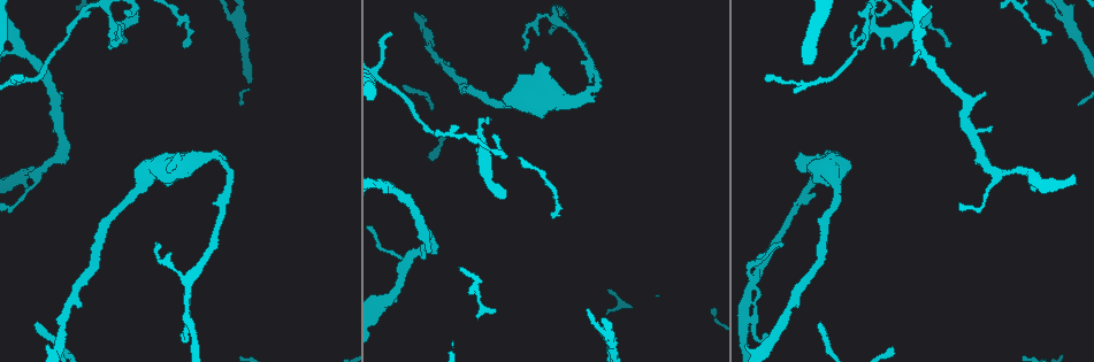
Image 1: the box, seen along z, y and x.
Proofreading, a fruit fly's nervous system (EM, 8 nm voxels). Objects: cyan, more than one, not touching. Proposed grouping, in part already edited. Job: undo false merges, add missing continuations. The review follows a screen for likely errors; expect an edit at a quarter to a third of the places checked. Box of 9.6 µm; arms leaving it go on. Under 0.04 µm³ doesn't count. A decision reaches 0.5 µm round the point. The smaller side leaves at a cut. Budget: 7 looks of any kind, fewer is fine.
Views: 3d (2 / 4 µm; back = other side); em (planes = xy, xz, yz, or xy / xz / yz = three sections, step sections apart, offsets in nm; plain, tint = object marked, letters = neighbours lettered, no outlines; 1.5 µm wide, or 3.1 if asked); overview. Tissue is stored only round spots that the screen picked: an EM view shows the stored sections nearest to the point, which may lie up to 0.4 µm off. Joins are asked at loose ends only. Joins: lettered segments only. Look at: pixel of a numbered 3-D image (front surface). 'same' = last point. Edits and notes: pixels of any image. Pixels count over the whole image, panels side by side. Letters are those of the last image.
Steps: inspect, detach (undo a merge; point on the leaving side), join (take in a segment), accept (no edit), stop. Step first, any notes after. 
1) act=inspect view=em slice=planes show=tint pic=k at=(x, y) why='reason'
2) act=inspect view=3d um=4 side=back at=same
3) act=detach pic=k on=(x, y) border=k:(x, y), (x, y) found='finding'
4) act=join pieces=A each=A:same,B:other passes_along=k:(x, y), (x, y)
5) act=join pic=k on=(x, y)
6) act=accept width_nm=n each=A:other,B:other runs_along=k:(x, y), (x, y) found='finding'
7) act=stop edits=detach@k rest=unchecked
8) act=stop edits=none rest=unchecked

act=inspect view=em slice=yz step=8 show=plain pic=1 at=(181, 335) why='thin end'

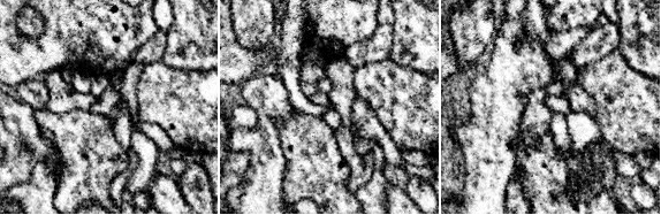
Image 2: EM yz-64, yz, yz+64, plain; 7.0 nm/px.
act=inspect view=em slice=yz step=8 show=letters at=same why='what lies round it'

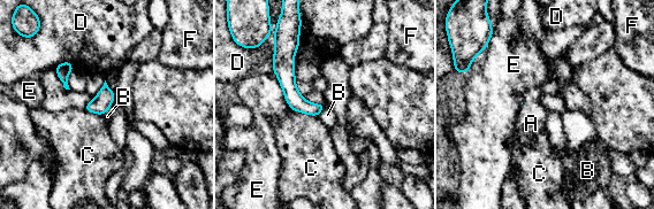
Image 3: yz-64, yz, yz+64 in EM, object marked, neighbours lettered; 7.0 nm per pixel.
act=accept longest_contact=E:380nm each=A:other,B:other,C:other,D:other,E:other,F:other runs_along=3:(297, 25), (286, 78), (316, 113) found='no lettered segment goes on from it'

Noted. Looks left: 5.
act=inspect view=em slice=planes show=plain pic=1 at=(159, 246) why='free end'

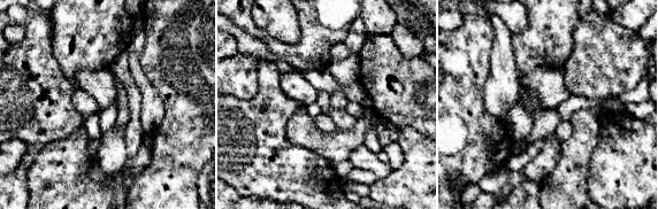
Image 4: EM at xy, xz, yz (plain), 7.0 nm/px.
act=inspect view=em slice=planes show=tint at=same why='with the object marked'

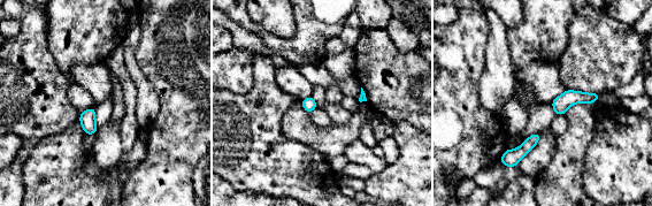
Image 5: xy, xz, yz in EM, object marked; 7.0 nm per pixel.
act=inspect view=em slice=planes show=letters at=same why='see the neighbours'

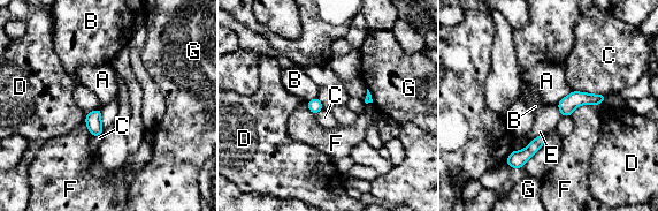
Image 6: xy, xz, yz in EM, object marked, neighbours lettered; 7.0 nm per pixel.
act=accept each=A:other,B:other,C:other,D:other,E:other,F:other,G:other border=6:(599, 104), (581, 104), (569, 115) found='no lettered segment goes on from it'

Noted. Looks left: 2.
act=inspect view=em slice=xz step=4 show=tint pic=1 at=(405, 272) why='thin neck'

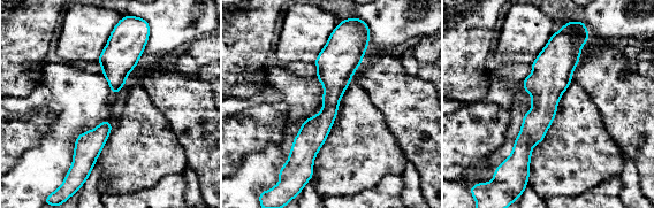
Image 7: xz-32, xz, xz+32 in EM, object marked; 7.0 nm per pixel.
act=inspect view=em slice=yz step=8 show=letters at=same

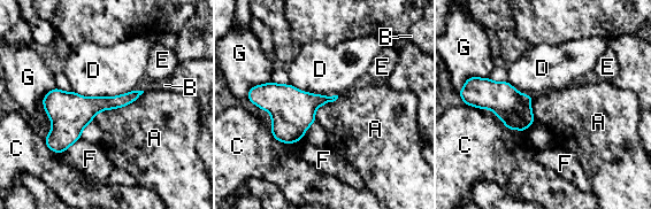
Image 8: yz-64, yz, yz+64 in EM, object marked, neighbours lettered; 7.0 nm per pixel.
act=accept each=A:other,B:other,C:other,D:other,E:other,F:other,G:other border=8:(144, 91), (93, 118) found='continuous, no second neuron'

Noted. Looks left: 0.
act=stop edits=none rest=unchecked

